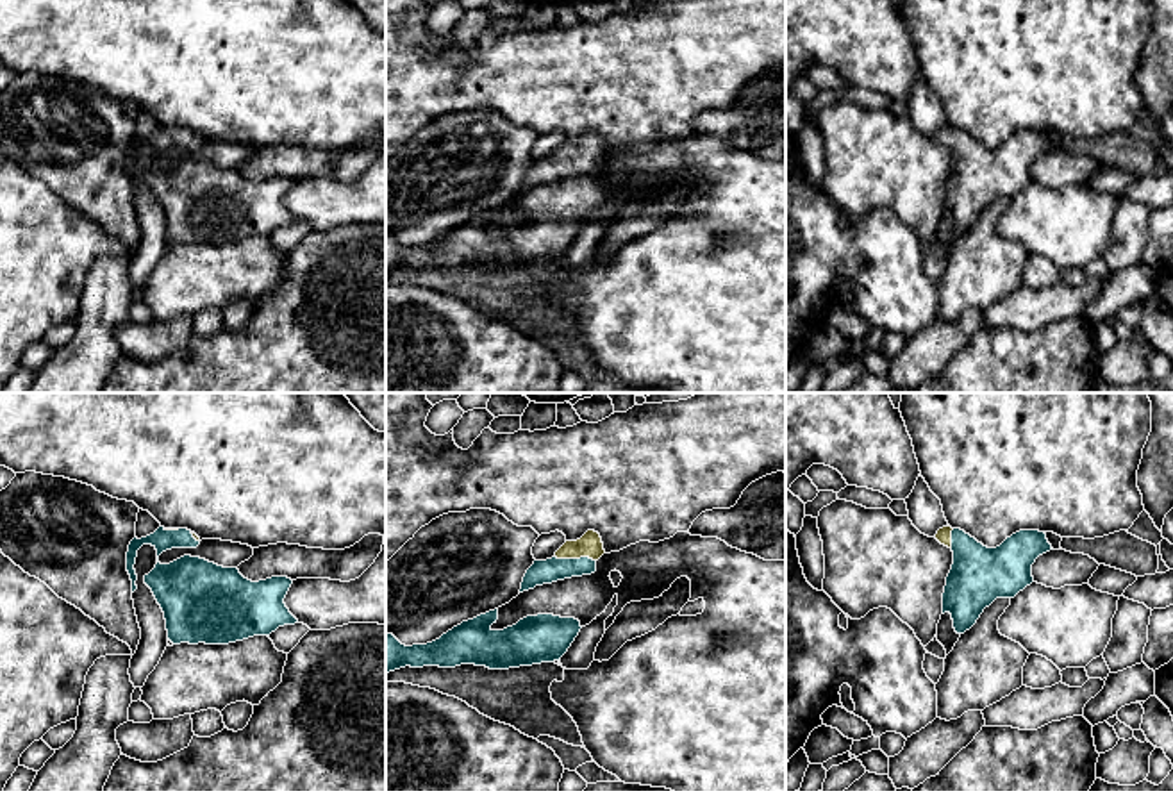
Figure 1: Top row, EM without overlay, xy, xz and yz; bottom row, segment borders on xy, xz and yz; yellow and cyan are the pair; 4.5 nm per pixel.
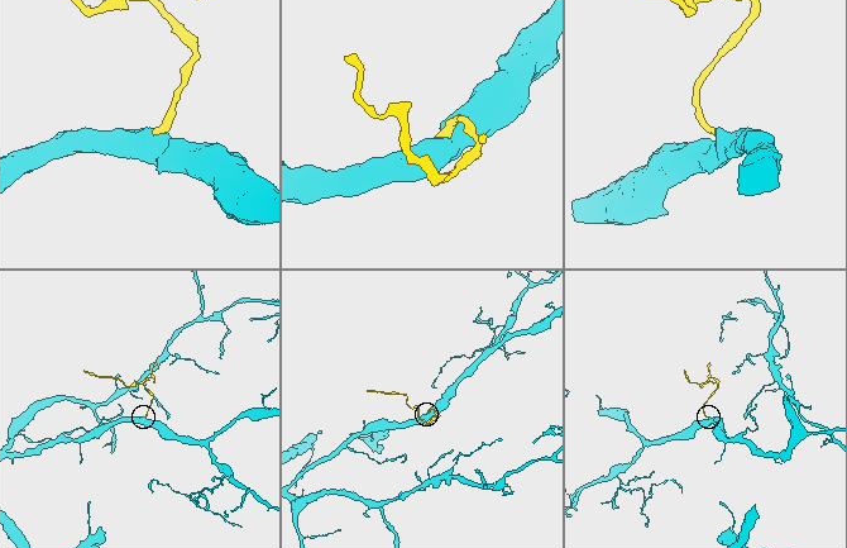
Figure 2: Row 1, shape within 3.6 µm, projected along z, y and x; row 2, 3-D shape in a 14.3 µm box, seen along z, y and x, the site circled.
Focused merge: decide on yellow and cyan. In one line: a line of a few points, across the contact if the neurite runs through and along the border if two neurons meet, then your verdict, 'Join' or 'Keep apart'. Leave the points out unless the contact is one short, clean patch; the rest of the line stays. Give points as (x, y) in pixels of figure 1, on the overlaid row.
Join

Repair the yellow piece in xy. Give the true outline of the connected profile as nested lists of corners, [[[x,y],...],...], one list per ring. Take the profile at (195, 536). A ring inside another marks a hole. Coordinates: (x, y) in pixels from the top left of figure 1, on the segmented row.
[[[159,527],[154,534],[130,541],[127,571],[132,593],[137,589],[134,564],[143,545],[157,550],[157,564],[145,575],[145,584],[164,612],[168,639],[173,645],[229,645],[298,623],[284,604],[293,584],[287,577],[252,582],[237,568],[191,555],[161,564],[162,552],[200,545],[200,537],[187,529]]]

